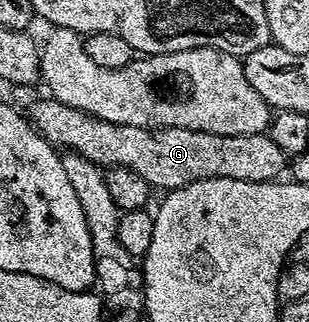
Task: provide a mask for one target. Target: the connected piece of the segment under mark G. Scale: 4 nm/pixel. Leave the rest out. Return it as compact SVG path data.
M53 97L38 99L28 110L28 118L35 131L54 145L55 148L75 151L80 153L88 162L99 169L111 167L123 167L130 169L132 173L140 173L144 181L151 188L162 187L163 192L174 191L177 187L188 185L192 181L201 179L215 179L216 177L228 177L236 181L252 181L253 183L269 183L277 180L282 170L287 170L288 157L272 141L269 133L261 135L217 135L216 133L204 133L193 131L183 127L164 127L150 130L136 125L116 125L112 121L100 121L91 115L85 115L80 109L72 109L72 105L64 105L62 101L56 101Z

